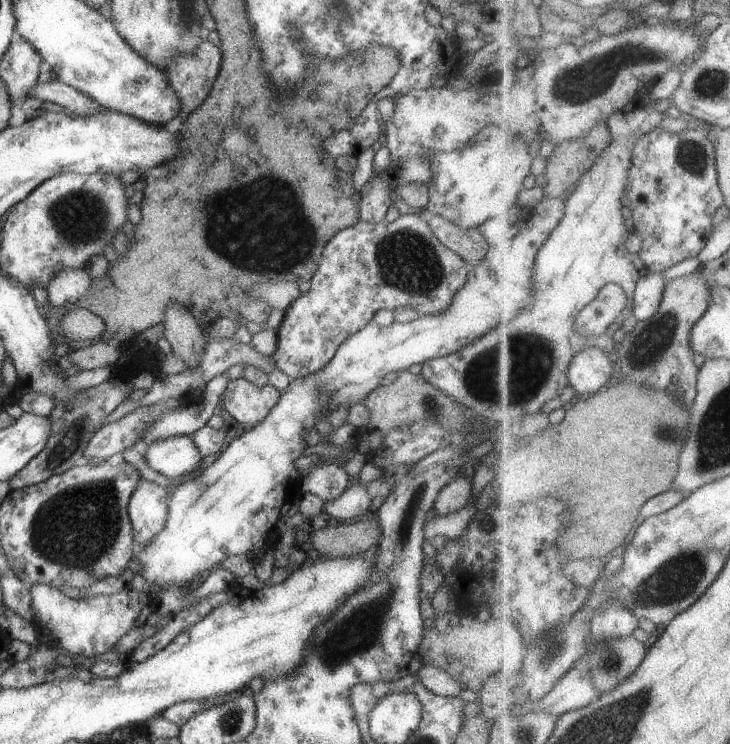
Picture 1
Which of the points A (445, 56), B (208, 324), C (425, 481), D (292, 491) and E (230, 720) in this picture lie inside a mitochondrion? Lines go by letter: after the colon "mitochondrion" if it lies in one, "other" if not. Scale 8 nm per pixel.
A: other
B: other
C: mitochondrion
D: other
E: mitochondrion

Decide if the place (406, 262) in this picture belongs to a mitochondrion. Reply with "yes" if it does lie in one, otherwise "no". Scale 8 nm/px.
yes

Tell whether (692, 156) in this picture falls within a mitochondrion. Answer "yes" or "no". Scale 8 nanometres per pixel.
yes

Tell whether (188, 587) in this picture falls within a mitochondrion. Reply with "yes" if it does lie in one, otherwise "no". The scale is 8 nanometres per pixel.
no

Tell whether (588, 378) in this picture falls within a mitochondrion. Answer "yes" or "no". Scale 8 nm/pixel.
no

